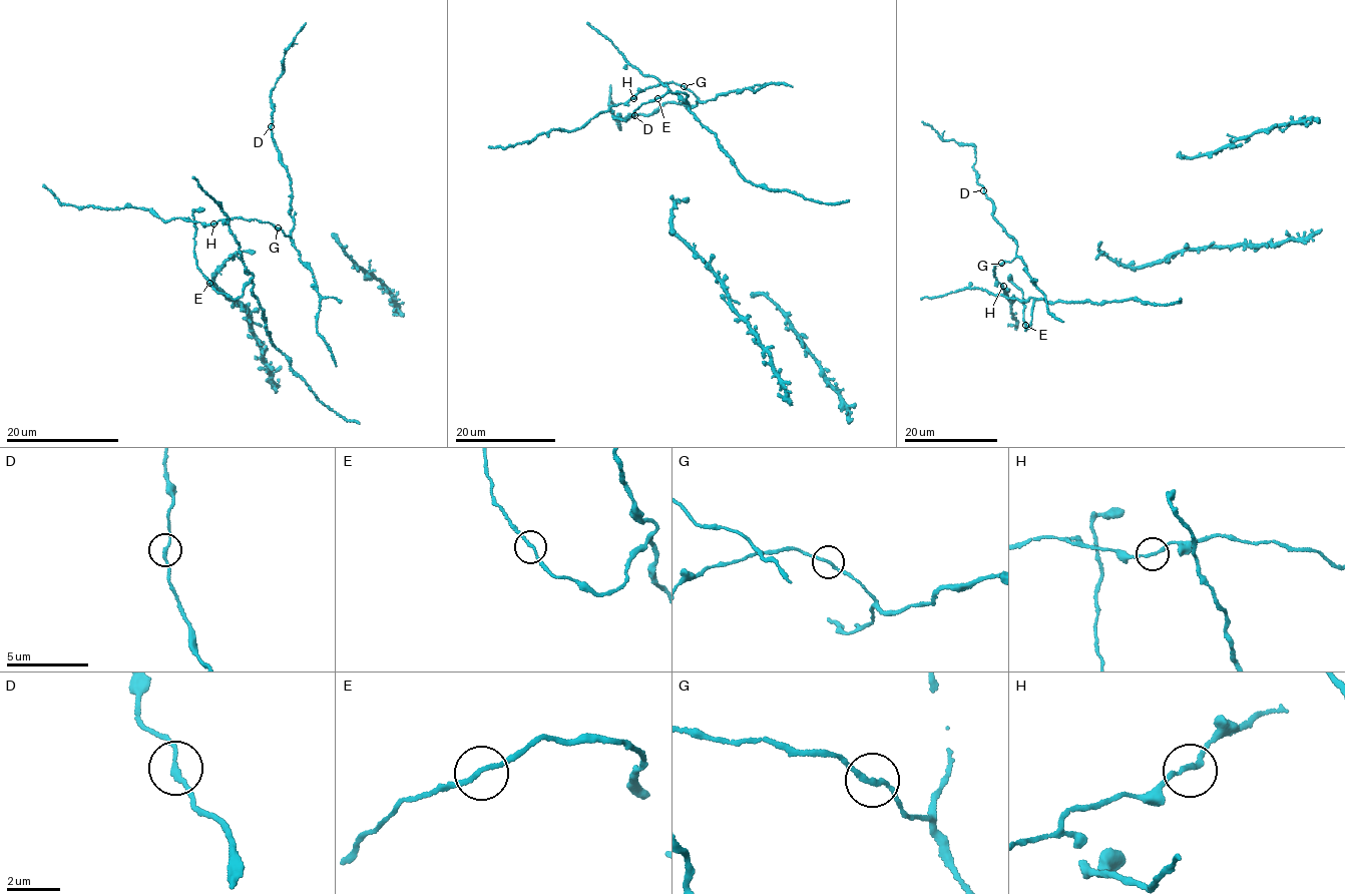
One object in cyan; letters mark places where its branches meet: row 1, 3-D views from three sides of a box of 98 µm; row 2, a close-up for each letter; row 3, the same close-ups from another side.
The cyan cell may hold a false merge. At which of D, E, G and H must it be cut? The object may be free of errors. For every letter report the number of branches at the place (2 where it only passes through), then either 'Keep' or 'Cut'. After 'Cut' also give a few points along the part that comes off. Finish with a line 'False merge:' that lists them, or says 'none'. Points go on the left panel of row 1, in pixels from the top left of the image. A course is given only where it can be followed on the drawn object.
D: Branches: 2. Cut. Course of the part to remove: (271, 126), (272, 88), (282, 72), (288, 48), (306, 23)
E: Branches: 2. Keep
G: Branches: 2. Keep
H: Branches: 2. Keep
False merge: D

